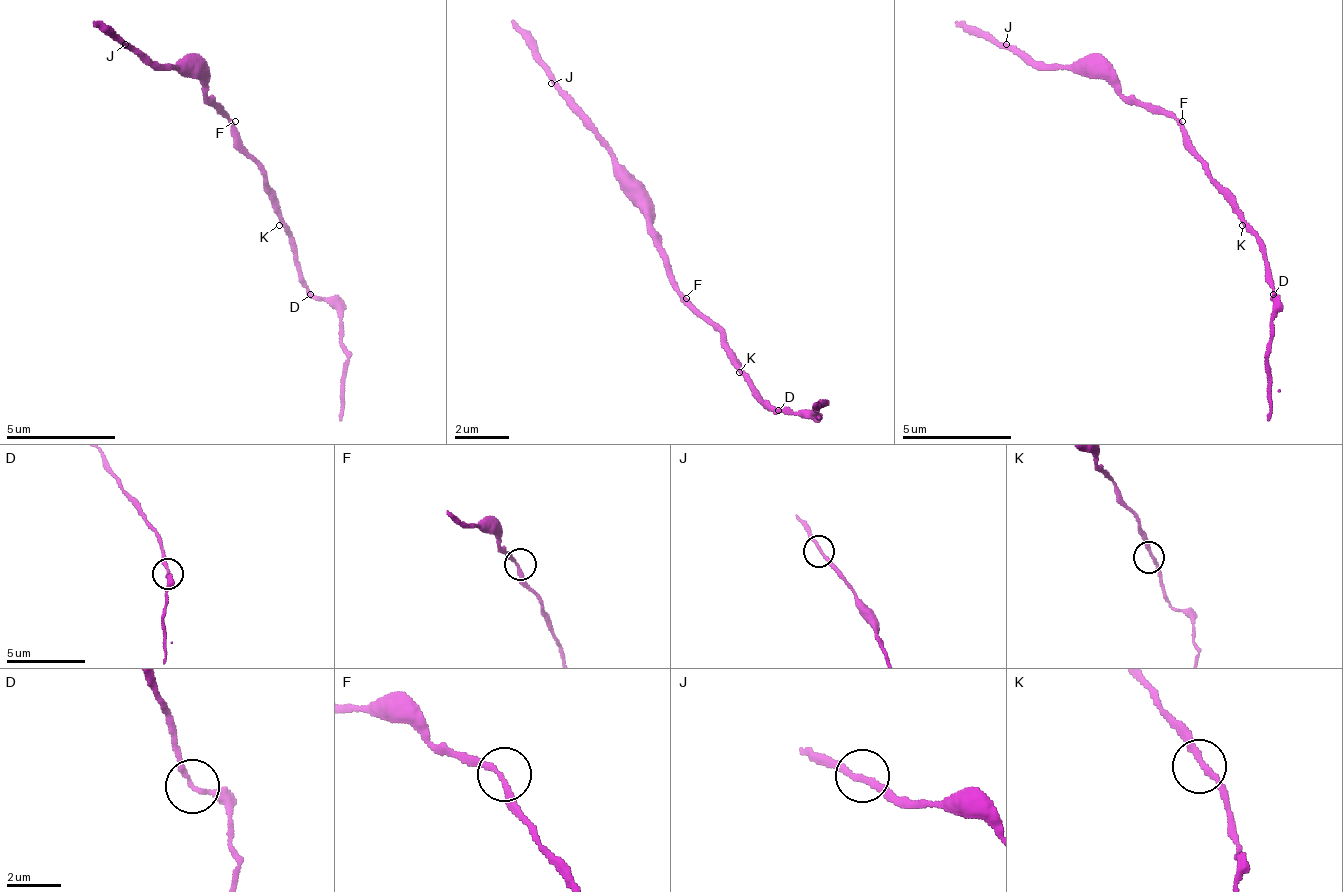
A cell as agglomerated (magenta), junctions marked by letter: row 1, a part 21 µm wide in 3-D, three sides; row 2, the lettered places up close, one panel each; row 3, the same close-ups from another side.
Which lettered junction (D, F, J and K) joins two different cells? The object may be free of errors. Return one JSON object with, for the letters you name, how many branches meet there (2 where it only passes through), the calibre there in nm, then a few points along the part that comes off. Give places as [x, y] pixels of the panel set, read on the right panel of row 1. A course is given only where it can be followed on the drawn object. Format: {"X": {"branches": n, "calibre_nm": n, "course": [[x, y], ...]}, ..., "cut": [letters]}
{"D": {"branches": 2, "calibre_nm": 180, "course": [[1275, 296], [1269, 312], [1269, 422]]}, "cut": ["D"]}

